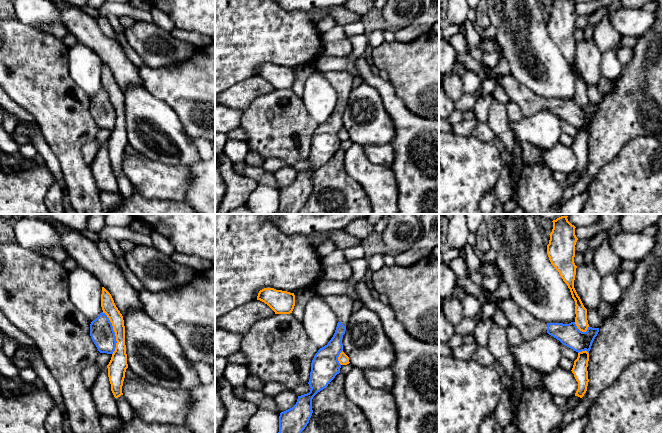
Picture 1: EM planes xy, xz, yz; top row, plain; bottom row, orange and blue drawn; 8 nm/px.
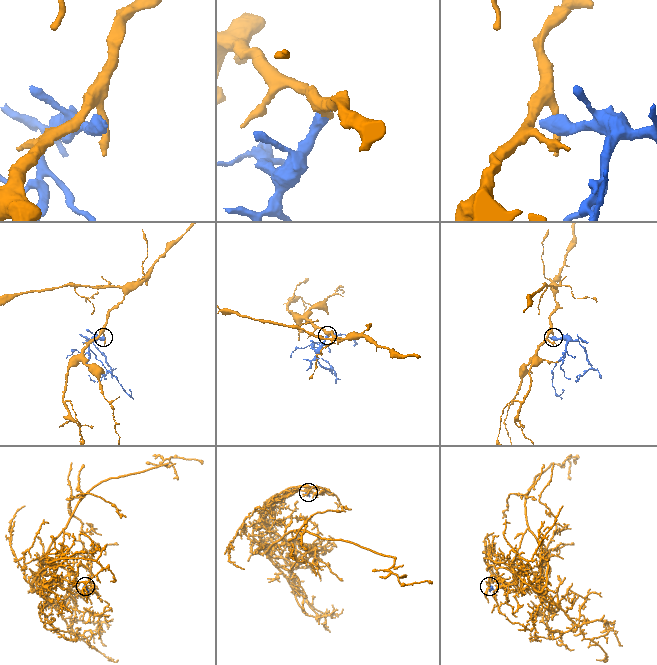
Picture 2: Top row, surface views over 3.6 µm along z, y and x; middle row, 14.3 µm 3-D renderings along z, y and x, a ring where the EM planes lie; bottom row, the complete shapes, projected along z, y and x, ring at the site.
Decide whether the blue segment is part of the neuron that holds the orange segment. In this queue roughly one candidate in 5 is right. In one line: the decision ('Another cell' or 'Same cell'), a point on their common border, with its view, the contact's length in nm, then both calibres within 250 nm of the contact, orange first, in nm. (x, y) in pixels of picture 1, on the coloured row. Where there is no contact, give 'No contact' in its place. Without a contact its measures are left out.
Another cell. Touches orange at xy (115, 333). Shared border 360 nm. Thickness 140 nm (orange) against 190 nm

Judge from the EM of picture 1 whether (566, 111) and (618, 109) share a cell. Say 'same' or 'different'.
different

